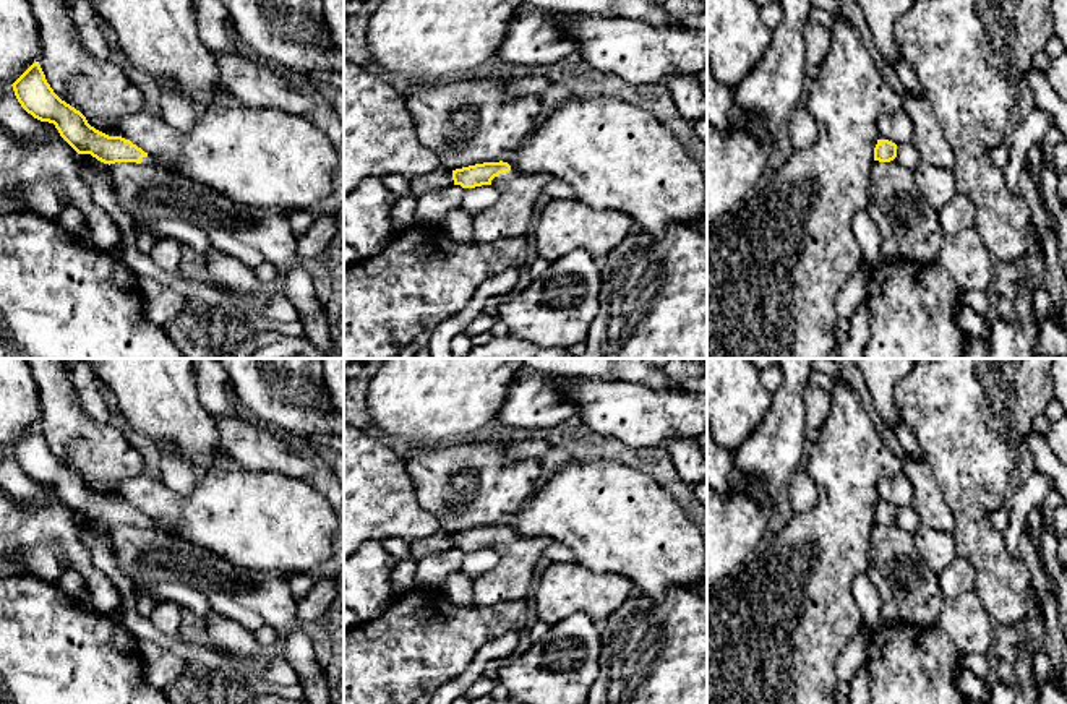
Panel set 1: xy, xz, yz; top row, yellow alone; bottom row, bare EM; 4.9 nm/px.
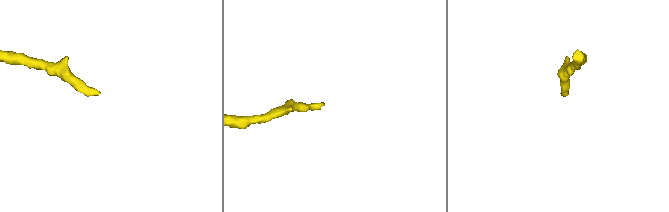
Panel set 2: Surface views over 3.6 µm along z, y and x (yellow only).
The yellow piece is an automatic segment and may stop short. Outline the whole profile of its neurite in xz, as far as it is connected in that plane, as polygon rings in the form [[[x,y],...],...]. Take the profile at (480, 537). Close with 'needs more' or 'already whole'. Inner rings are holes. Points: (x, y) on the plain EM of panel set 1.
[[[483,526],[452,534],[454,548],[462,552],[475,552],[493,548],[499,553],[499,563],[478,576],[474,584],[474,605],[488,607],[498,602],[516,602],[525,599],[532,582],[532,574],[537,561],[543,556],[543,550],[551,540],[546,537],[519,537],[508,526]]] | needs more

